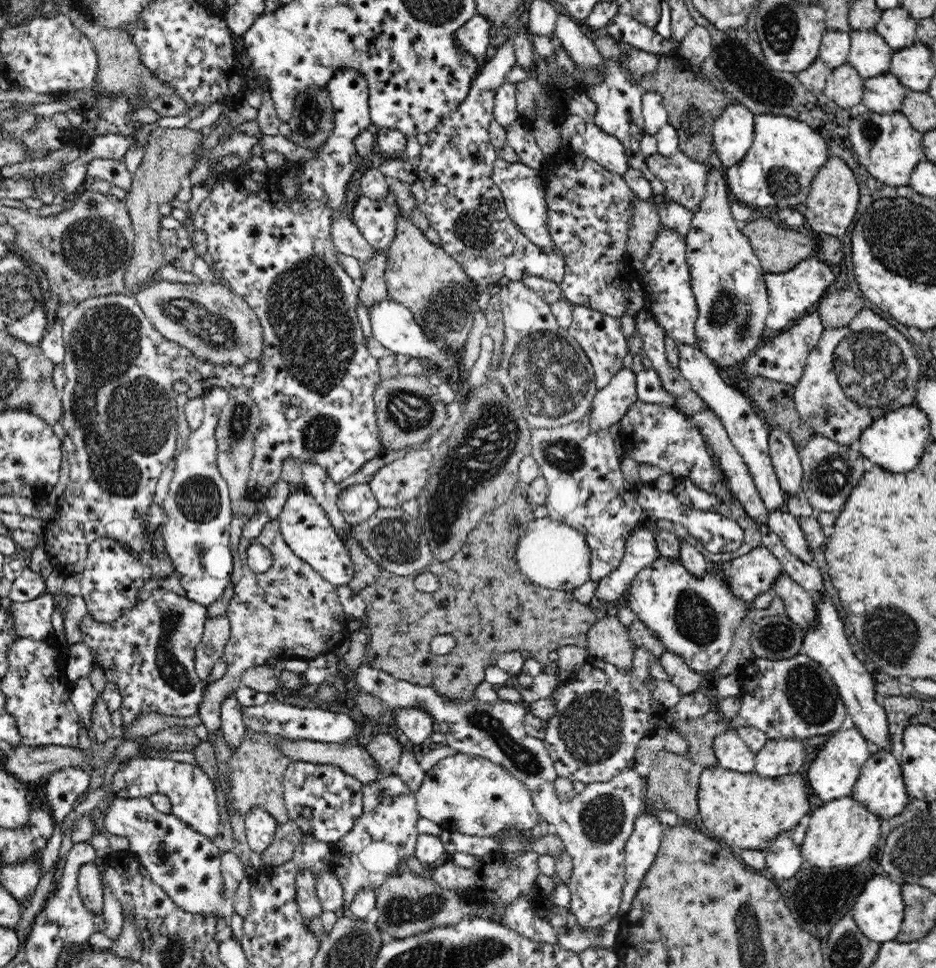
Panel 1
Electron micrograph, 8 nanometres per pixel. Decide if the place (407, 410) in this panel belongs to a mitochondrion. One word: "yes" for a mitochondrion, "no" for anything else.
yes

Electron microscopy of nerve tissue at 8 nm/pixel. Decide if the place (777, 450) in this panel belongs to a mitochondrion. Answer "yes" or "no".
no

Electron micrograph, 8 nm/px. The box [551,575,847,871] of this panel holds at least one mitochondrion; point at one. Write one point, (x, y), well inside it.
(592, 727)

